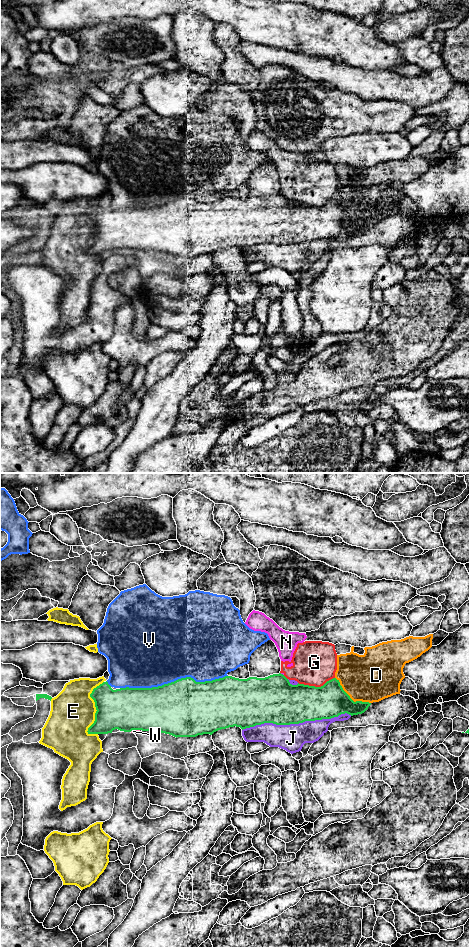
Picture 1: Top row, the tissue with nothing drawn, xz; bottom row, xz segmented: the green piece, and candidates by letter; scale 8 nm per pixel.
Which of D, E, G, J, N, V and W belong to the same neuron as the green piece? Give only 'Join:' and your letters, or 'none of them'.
Join: W

